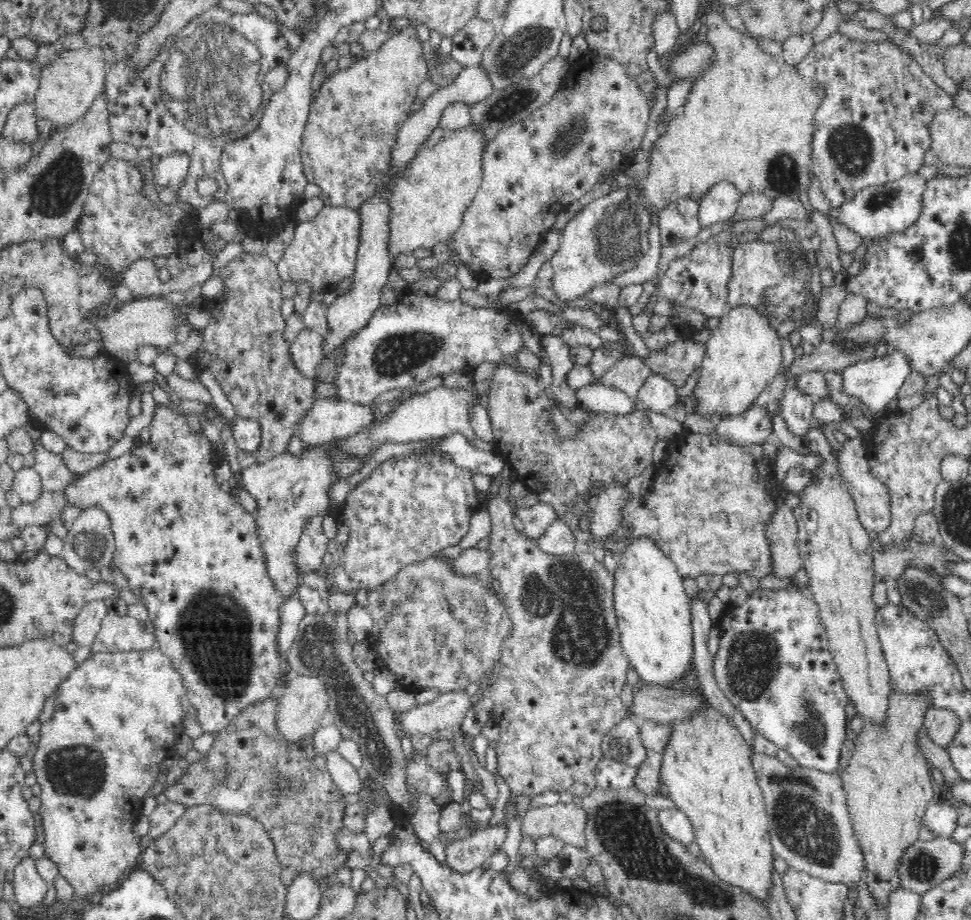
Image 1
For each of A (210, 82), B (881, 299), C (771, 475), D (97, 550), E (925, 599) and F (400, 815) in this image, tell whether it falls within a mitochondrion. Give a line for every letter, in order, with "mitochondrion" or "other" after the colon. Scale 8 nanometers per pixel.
A: mitochondrion
B: other
C: other
D: mitochondrion
E: mitochondrion
F: other

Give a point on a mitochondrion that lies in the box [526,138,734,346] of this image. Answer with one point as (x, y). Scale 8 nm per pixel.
(614, 239)

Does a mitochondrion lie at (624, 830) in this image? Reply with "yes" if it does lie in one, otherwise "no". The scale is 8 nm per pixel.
yes

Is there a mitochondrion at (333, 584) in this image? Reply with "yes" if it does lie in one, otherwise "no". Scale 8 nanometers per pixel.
no

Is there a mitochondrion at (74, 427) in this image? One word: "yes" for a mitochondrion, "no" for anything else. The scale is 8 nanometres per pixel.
no

